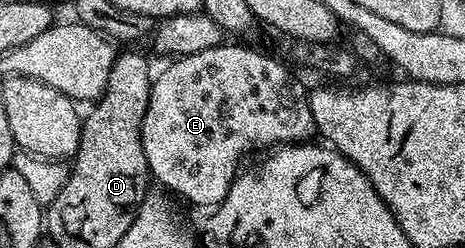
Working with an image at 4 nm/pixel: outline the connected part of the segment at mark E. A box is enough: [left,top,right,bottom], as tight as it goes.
[141,42,316,205]

